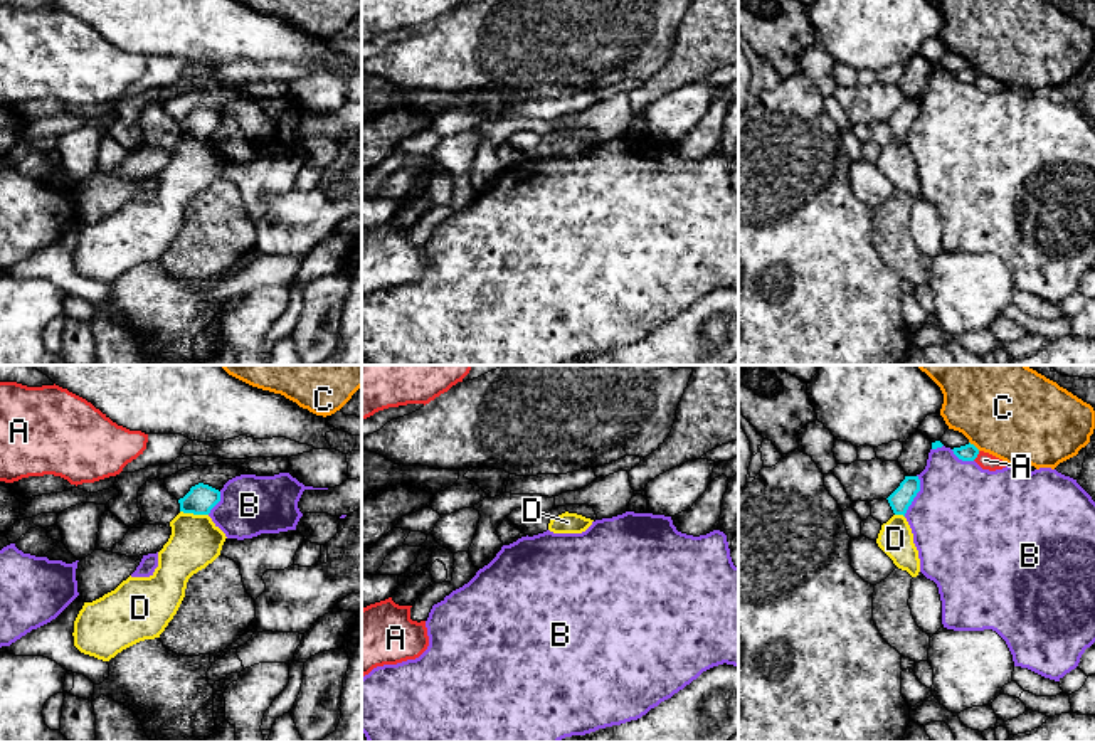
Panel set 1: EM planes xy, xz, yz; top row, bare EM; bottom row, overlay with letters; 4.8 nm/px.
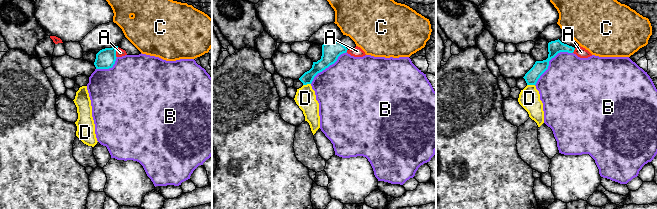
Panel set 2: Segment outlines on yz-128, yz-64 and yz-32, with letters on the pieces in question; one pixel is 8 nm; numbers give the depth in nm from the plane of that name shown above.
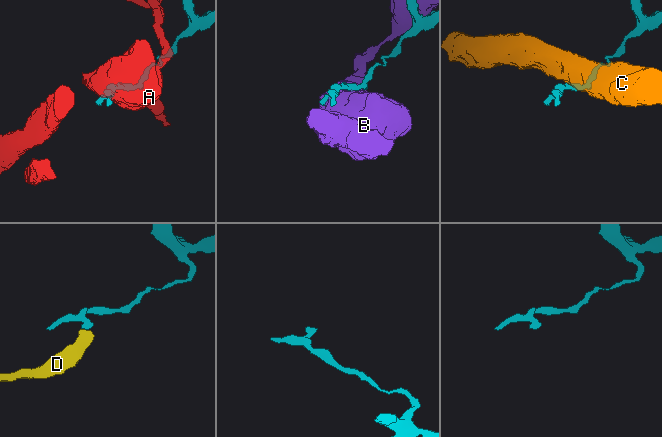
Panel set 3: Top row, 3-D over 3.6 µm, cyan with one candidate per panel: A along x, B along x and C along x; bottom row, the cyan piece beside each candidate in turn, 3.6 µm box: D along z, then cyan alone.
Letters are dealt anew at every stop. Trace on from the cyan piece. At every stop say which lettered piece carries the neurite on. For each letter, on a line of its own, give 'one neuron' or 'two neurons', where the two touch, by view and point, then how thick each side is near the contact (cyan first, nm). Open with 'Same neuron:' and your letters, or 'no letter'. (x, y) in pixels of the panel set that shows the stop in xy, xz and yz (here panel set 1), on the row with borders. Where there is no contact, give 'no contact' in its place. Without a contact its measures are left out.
Same neuron: no letter
A: two neurons; contact yz (976, 456); calibres 80 and 80 nm
B: two neurons; contact yz (915, 495); calibres 100 and 480 nm
C: two neurons; contact yz (973, 445); calibres 80 and 460 nm
D: two neurons; contact xy (194, 514); calibres 140 and 240 nm

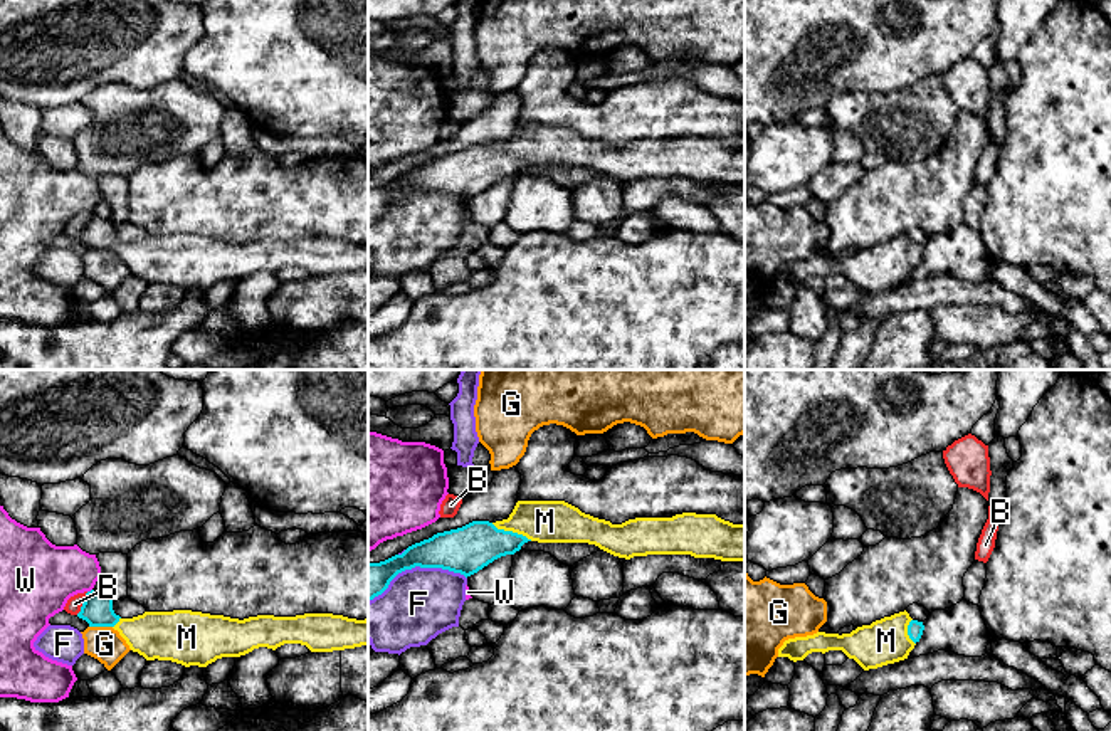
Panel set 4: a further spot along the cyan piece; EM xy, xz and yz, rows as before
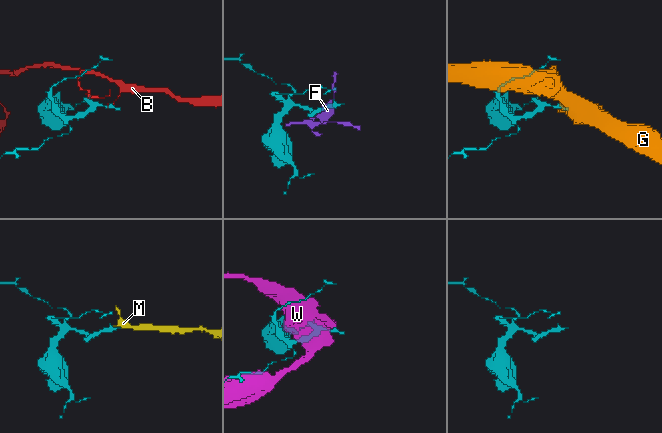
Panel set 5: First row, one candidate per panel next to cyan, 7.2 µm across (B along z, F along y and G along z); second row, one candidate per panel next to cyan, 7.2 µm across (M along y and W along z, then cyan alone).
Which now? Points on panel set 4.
Same neuron: M
B: two neurons; contact xy (83, 604); calibres 150 and 70 nm
F: two neurons; contact xz (415, 565); calibres 220 and 340 nm
G: two neurons; contact xy (101, 625); calibres 150 and 160 nm
M: one neuron; contact xz (511, 531); calibres 220 and 200 nm
W: two neurons; contact xy (91, 590); calibres 150 and 340 nm

